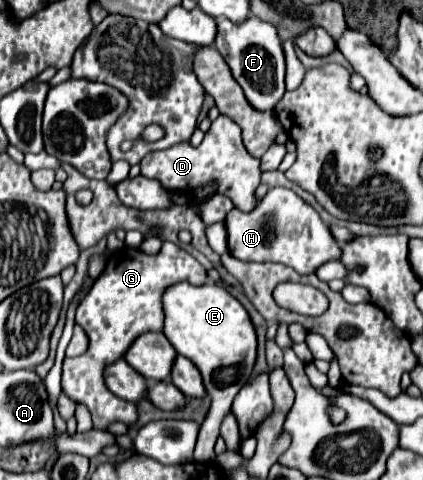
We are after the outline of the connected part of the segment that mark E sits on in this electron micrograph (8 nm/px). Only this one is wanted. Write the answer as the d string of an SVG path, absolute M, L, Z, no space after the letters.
M189 282L175 284L165 294L165 328L163 334L169 338L173 348L189 358L203 376L207 396L211 398L211 410L199 430L195 446L195 462L211 464L215 460L213 446L221 436L221 422L231 410L231 402L237 392L249 382L255 360L257 360L257 334L251 324L247 310L217 284L191 286Z

